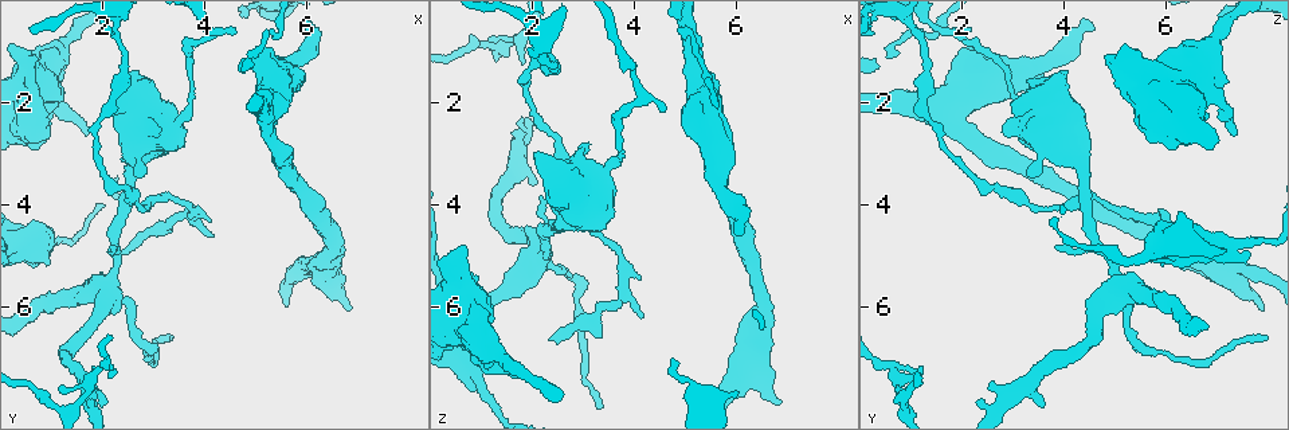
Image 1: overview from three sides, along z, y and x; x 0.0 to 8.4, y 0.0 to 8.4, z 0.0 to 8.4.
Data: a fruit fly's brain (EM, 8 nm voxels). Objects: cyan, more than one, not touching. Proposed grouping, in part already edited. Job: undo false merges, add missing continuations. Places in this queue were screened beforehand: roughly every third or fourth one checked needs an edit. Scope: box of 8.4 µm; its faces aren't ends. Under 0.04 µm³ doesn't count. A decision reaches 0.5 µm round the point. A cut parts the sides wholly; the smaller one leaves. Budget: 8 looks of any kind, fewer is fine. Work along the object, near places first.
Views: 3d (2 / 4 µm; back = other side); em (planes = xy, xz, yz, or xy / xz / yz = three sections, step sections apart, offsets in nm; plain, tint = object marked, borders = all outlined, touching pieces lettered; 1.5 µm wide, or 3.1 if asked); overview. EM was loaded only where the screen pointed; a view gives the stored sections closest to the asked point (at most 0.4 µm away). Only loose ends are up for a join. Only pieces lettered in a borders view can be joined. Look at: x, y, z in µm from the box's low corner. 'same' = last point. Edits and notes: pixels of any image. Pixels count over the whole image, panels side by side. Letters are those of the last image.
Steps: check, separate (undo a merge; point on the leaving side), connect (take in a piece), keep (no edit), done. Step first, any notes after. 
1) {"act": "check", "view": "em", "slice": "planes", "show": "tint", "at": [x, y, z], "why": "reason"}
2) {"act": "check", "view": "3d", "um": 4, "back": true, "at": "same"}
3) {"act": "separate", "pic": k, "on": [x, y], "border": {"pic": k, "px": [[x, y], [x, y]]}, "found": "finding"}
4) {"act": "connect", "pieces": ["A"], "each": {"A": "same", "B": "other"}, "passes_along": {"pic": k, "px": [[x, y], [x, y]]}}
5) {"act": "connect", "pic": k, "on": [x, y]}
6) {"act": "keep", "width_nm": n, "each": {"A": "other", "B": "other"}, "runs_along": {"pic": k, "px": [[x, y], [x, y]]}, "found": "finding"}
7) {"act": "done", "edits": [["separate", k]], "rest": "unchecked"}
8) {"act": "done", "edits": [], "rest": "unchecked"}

{"act": "check", "view": "em", "slice": "planes", "show": "borders", "at": [5.35, 2.10, 1.85], "why": "branch point"}

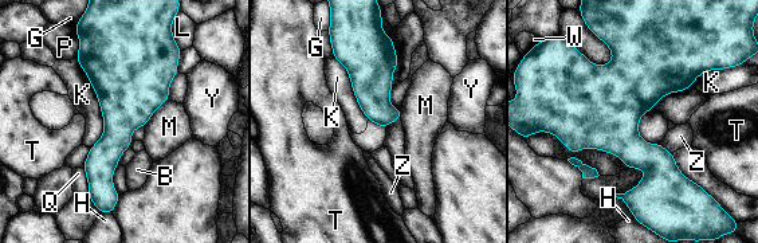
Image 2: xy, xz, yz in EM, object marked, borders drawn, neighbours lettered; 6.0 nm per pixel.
{"act": "keep", "width_nm": 420, "each": {"B": "other", "G": "other", "H": "other", "K": "other", "L": "other", "M": "other", "P": "other", "Q": "other", "T": "other", "W": "other", "Y": "other", "Z": "other"}, "border": {"pic": 2, "px": [[75, 57], [103, 124], [90, 148]]}, "found": "continuous, no second cell"}

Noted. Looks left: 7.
{"act": "check", "view": "3d", "um": 2, "back": true, "at": [4.55, 0.55, 2.15], "why": "thin end"}

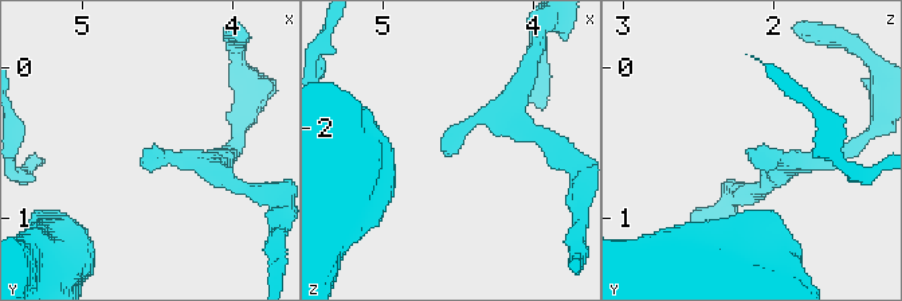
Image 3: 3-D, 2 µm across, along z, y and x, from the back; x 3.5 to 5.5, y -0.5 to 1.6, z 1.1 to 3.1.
{"act": "check", "view": "em", "slice": "xy", "step": 8, "show": "borders", "at": [4.60, 0.56, 2.18], "why": "need the tissue"}

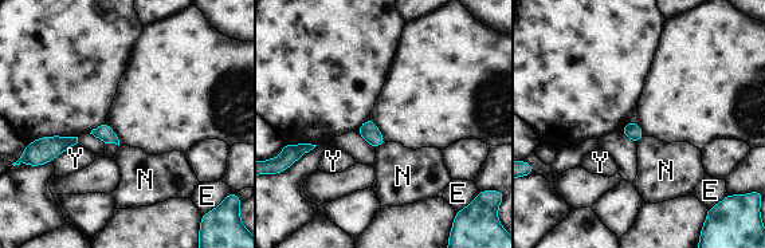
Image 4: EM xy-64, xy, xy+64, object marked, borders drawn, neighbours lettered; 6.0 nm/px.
{"act": "check", "view": "em", "slice": "planes", "show": "borders", "at": "same"}

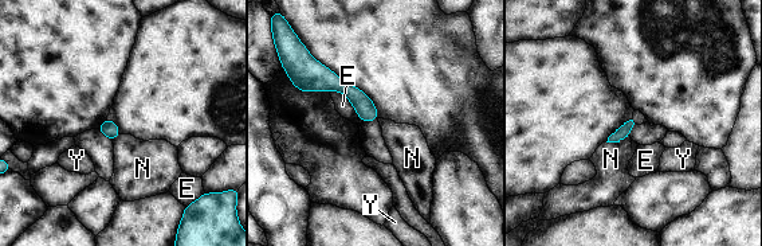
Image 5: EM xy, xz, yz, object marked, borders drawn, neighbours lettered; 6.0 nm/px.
{"act": "keep", "longest_contact_nm": ["E", 280], "each": {"E": "other", "N": "other", "Y": "other"}, "found": "no lettered piece goes on from it"}

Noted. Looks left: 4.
{"act": "check", "view": "3d", "um": 4, "back": true, "at": [2.35, 4.95, 6.65], "why": "free end"}

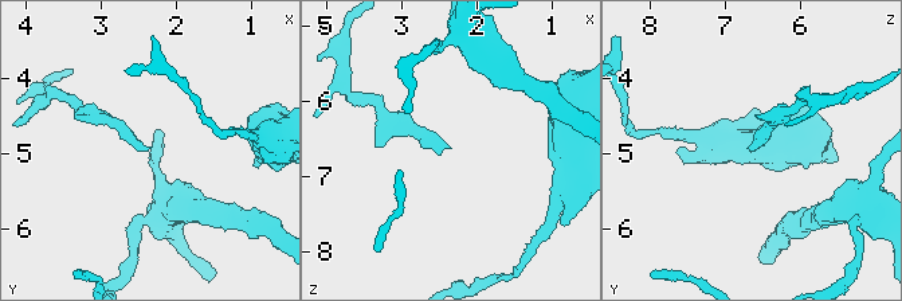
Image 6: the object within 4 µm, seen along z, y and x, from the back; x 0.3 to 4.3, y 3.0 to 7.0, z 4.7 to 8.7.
{"act": "check", "view": "em", "slice": "planes", "show": "borders", "at": [2.40, 4.95, 6.55], "why": "shape alone is not enough"}

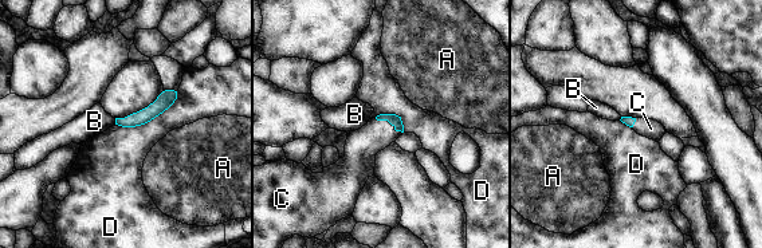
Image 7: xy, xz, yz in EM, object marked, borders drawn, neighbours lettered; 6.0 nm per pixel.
{"act": "connect", "pieces": ["C"], "each": {"A": "other", "B": "other", "C": "same", "D": "other"}, "passes_along": {"pic": 7, "px": [[393, 119], [388, 121], [362, 145]]}, "found": "it goes on there"}

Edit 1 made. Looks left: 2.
{"act": "done", "edits": [["connect", 7]], "rest": "unchecked"}

